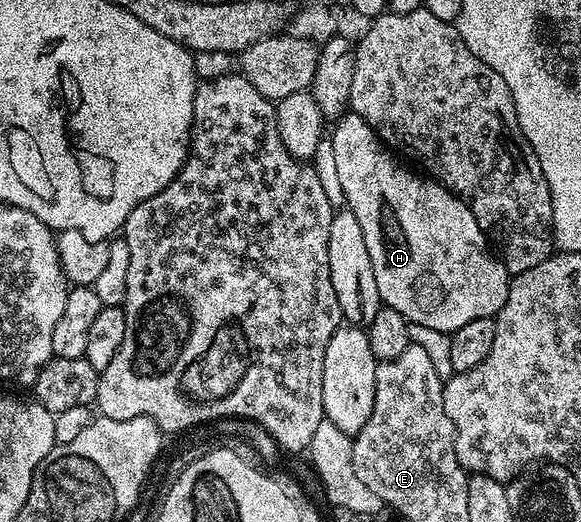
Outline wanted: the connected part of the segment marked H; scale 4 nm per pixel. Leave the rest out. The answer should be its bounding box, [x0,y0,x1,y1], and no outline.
[331,111,511,334]

